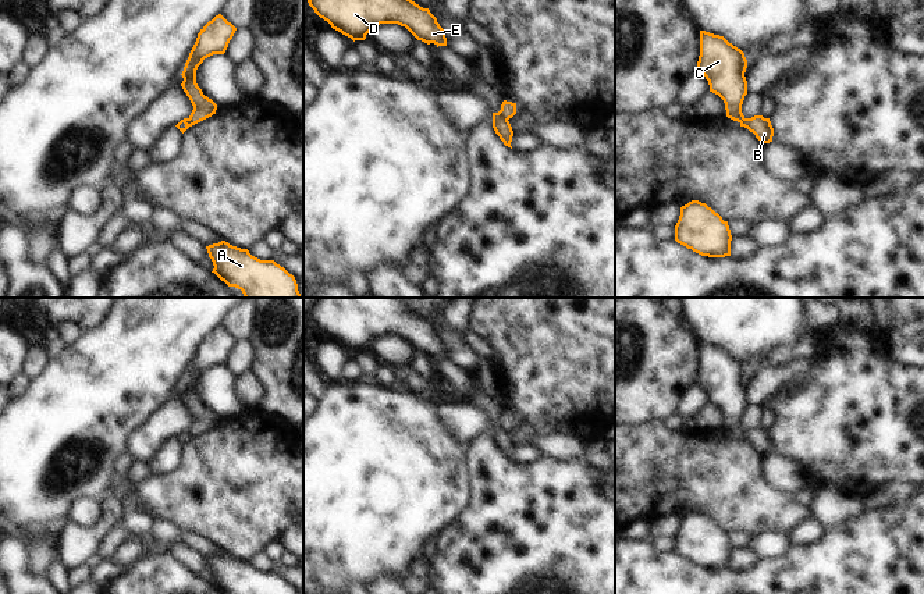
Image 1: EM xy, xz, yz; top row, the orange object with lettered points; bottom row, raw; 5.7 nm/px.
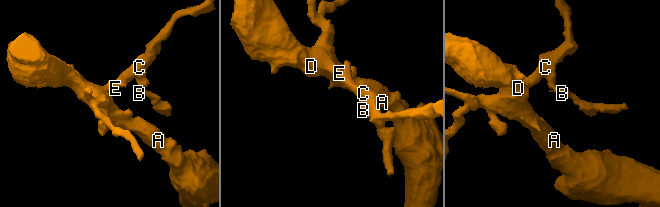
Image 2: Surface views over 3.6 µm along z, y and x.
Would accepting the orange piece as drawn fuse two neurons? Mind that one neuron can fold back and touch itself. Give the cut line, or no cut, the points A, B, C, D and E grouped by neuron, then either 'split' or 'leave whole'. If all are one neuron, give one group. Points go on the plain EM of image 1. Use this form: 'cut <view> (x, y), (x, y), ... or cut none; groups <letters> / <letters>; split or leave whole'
cut xz (500, 422), (507, 431); groups A C D E / B; split

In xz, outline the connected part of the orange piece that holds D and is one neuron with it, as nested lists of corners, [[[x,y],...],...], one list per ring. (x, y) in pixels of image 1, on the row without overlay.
[[[317,298],[308,314],[333,341],[353,353],[365,352],[376,337],[398,335],[405,338],[417,352],[427,356],[434,355],[437,359],[447,358],[444,341],[430,321],[408,310],[397,298]]]

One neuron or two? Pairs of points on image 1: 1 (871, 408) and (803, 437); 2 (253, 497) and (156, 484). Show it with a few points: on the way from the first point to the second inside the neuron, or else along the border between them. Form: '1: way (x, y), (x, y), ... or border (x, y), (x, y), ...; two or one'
1: way (855, 416), (848, 420), (825, 420), (820, 424); one
2: way (230, 490), (205, 488), (198, 483), (180, 484); one

